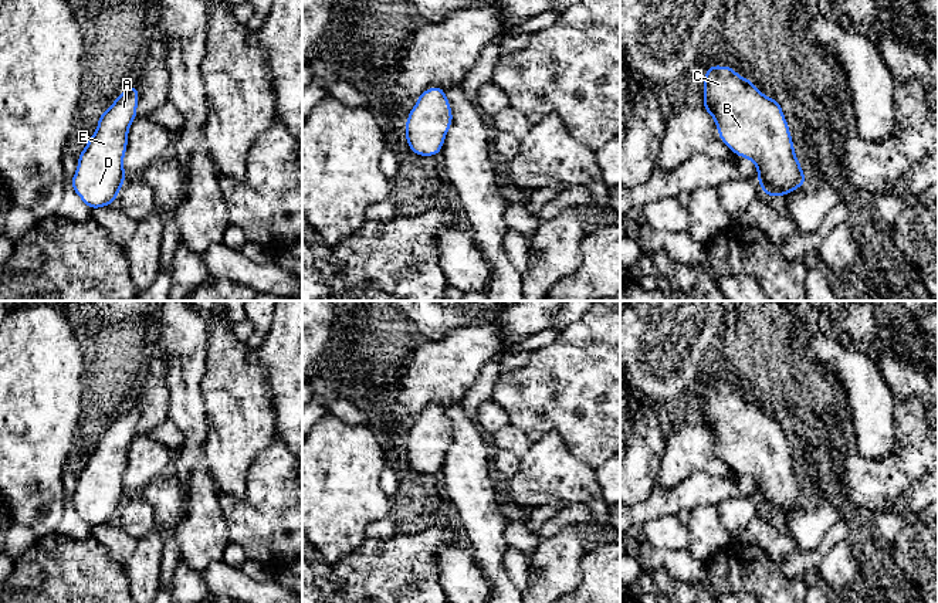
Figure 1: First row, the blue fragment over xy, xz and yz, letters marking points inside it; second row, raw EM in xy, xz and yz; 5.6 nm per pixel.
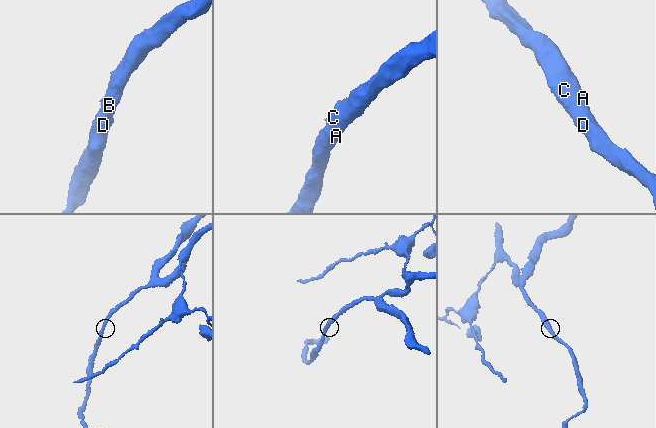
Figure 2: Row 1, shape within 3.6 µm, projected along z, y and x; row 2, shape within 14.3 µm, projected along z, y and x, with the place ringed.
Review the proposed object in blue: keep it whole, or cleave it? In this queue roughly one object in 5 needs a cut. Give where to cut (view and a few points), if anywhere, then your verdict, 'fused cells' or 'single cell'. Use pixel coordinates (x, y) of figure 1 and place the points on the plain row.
cut none; single cell

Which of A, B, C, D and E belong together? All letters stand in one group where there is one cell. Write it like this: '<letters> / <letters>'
A B C D E

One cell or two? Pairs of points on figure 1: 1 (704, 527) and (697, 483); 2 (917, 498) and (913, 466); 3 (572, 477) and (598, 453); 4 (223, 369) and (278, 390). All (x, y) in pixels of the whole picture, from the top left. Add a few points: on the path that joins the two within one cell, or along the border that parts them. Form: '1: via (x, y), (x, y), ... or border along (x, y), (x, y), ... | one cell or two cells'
1: border along (714, 504), (697, 504), (690, 510) | two cells
2: border along (923, 476), (891, 505) | two cells
3: border along (562, 441), (571, 453), (595, 468) | two cells
4: border along (258, 355), (267, 372), (267, 397), (274, 419) | two cells

